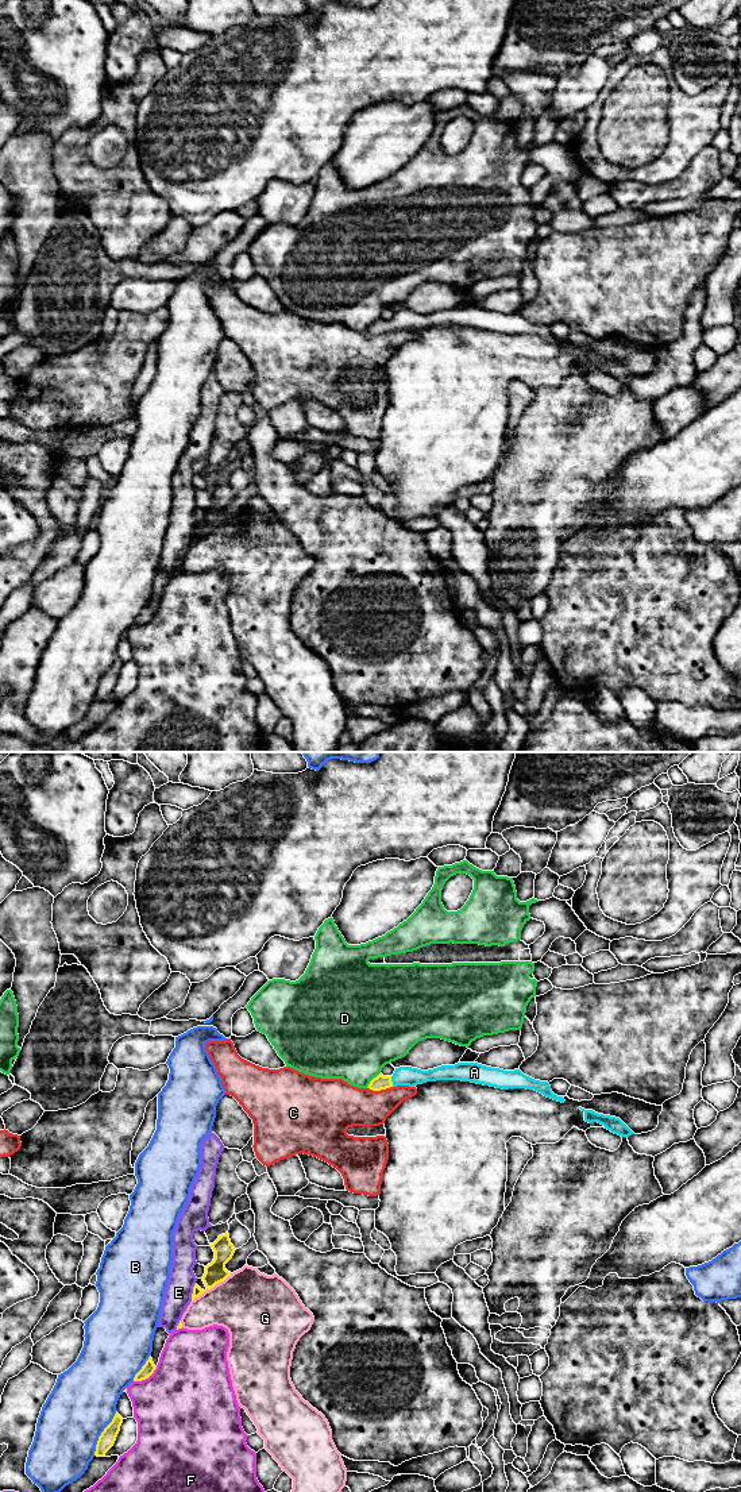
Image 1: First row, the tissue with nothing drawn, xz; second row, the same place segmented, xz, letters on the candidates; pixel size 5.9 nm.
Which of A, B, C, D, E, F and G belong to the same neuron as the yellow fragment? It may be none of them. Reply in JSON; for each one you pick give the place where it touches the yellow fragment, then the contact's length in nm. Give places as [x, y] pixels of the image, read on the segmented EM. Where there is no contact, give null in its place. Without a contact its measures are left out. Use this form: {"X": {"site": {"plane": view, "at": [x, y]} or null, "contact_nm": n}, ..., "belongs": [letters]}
{"A": {"site": {"plane": "xz", "at": [392, 1082]}, "contact_nm": 70}, "belongs": ["A"]}

